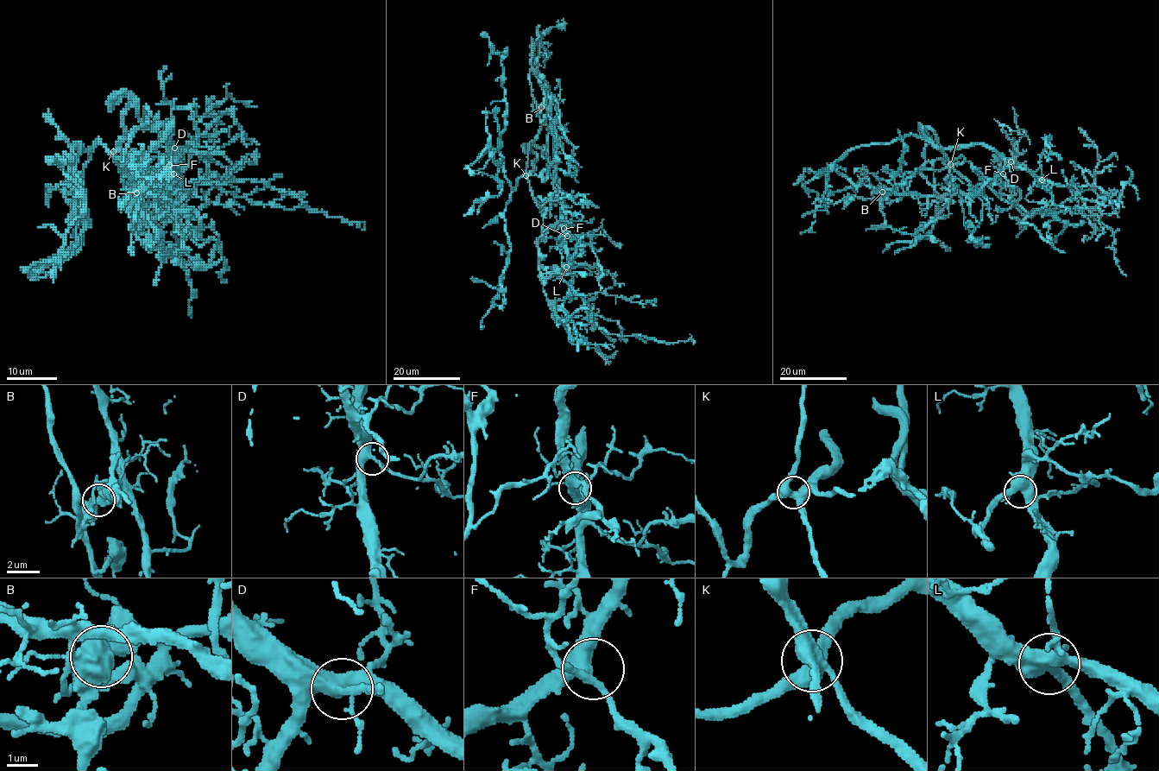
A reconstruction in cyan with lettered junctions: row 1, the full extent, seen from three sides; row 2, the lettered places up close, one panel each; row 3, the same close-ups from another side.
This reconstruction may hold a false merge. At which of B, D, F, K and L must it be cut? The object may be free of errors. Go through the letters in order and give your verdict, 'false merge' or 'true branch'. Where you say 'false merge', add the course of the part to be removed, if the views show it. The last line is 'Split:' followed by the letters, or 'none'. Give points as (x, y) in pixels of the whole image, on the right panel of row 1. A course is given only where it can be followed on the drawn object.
B: true branch
D: true branch
F: true branch
K: true branch
L: true branch
Split: none

